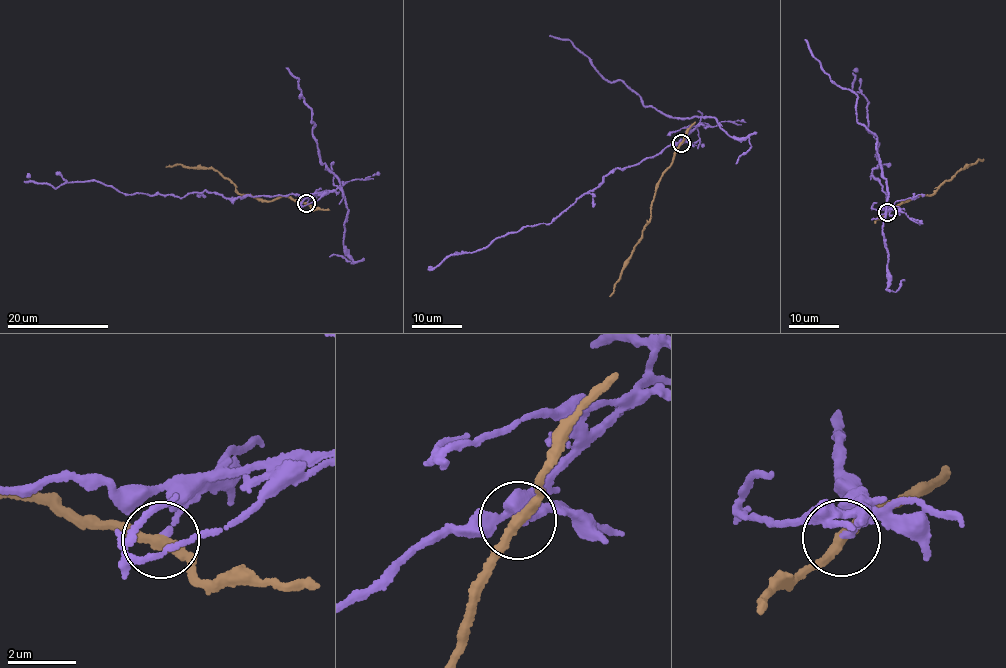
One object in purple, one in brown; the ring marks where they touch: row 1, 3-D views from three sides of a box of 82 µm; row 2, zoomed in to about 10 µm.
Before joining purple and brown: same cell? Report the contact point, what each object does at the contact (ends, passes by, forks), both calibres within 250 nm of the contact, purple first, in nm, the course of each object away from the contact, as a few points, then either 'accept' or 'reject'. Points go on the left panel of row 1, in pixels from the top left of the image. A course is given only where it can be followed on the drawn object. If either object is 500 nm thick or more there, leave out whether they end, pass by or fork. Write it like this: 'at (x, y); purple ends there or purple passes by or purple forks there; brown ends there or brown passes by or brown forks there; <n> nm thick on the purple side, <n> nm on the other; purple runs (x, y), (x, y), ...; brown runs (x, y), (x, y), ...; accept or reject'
at (306, 203); purple ends there; brown passes by; 170 nm thick on the purple side, 280 nm on the other; purple runs (307, 202), (305, 195), (292, 194), (126, 196), (91, 180), (54, 188), (33, 182), (27, 173); brown runs (306, 203), (290, 197), (270, 200), (244, 196), (213, 169), (176, 164), (165, 167); reject

